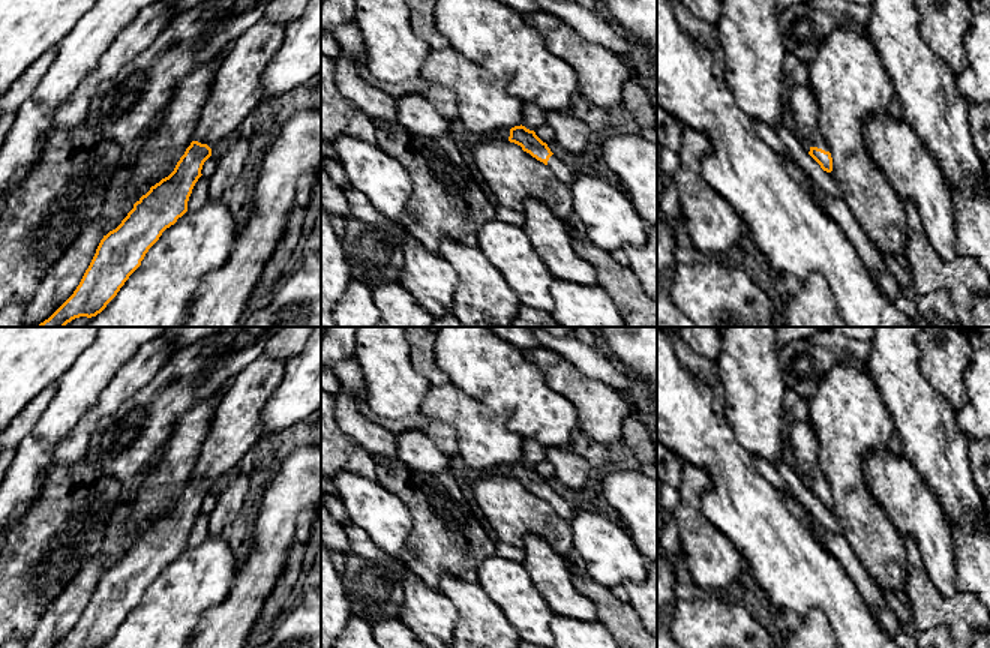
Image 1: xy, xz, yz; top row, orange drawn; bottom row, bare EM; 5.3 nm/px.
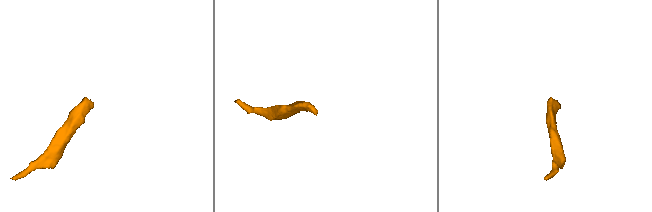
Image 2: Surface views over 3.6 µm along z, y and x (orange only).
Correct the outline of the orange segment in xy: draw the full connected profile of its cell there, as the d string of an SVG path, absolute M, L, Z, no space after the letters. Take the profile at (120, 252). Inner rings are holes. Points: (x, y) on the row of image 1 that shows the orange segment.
M261 18L240 34L222 54L219 68L204 104L195 140L177 162L174 171L150 188L135 204L122 224L100 240L96 254L74 294L44 322L36 327L64 327L80 316L96 316L117 296L129 276L141 266L148 249L162 232L188 212L188 201L204 162L212 156L216 142L238 130L248 116L264 100L262 75L284 40L284 26Z

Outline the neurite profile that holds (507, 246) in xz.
M496 219L486 222L478 231L478 249L501 272L522 306L554 310L550 285L555 278L522 226Z

